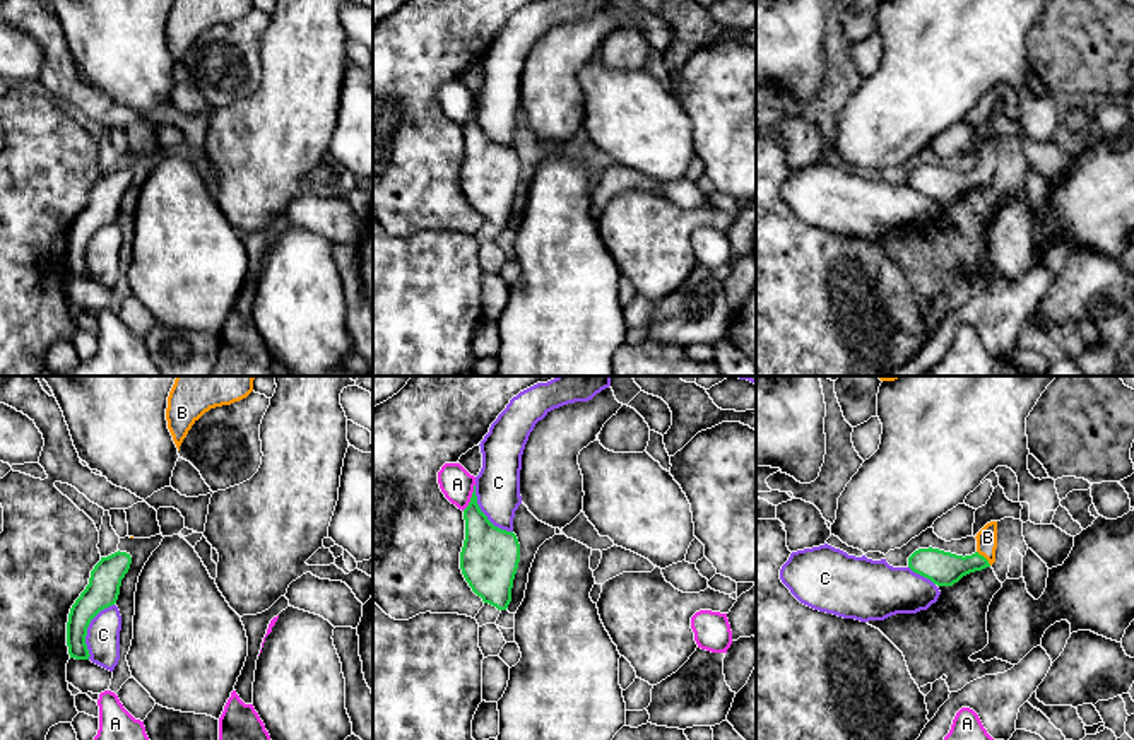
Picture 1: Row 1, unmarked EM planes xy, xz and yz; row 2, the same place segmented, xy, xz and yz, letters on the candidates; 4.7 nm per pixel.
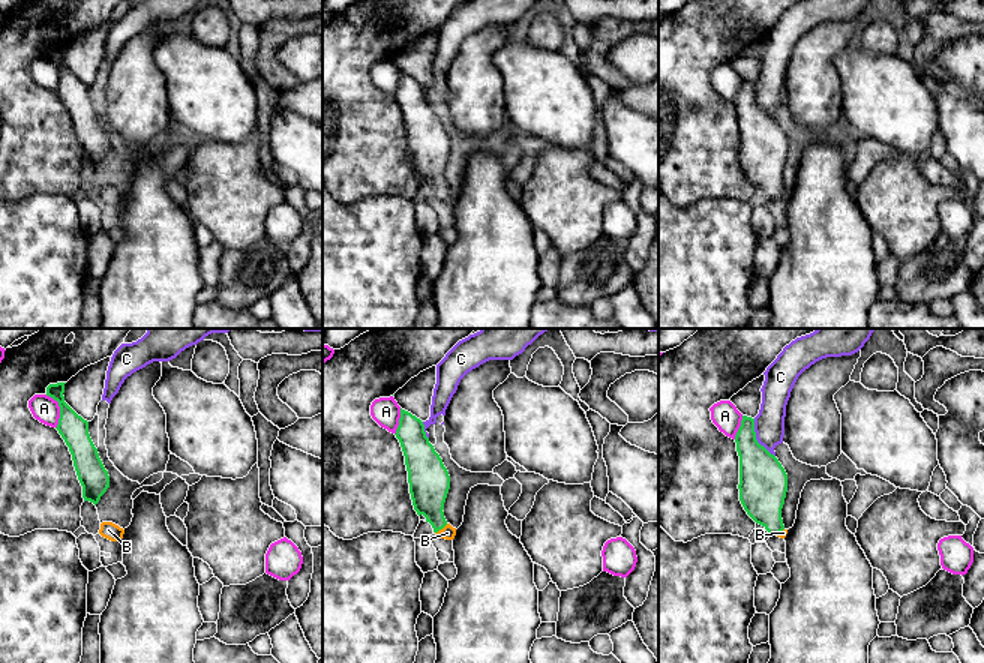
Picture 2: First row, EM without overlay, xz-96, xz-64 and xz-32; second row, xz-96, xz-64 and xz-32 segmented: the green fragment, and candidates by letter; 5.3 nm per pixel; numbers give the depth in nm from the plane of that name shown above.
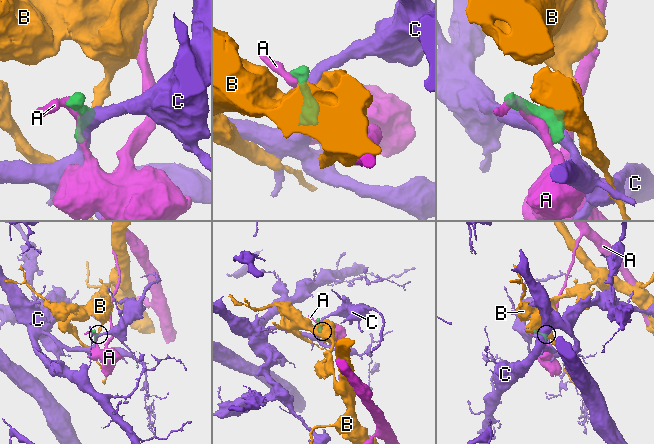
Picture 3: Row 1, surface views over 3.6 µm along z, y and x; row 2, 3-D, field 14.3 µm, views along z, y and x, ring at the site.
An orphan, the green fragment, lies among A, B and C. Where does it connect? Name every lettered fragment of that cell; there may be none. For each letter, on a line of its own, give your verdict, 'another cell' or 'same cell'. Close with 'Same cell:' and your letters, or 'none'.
A: another cell
B: same cell
C: another cell
Same cell: B

